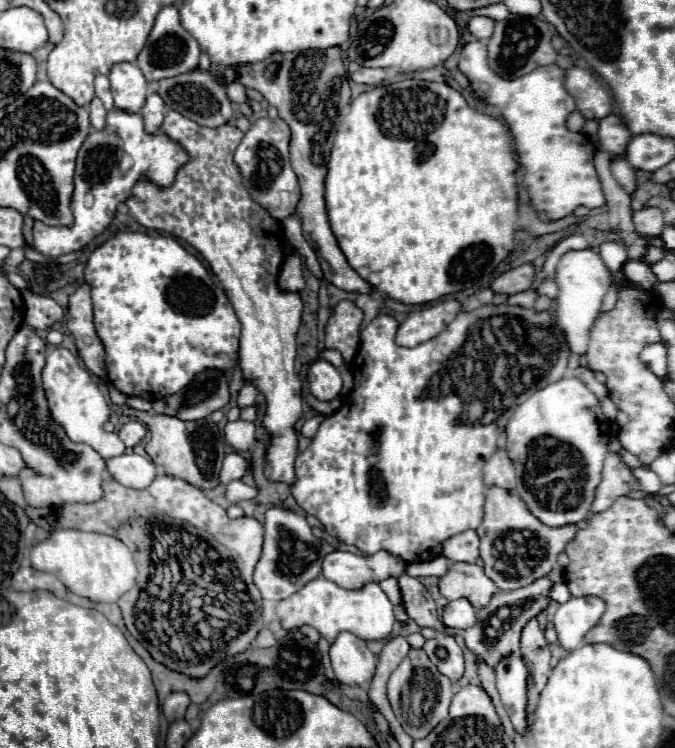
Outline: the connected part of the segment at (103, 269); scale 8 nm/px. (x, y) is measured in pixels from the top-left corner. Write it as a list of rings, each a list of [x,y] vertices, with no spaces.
[[[117,233],[91,253],[85,267],[85,281],[91,285],[95,329],[105,349],[107,377],[123,395],[155,401],[181,391],[205,369],[229,371],[235,367],[241,323],[219,281],[173,237]]]

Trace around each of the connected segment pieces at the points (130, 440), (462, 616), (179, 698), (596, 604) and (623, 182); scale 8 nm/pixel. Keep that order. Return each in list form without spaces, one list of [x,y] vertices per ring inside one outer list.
[[[129,421],[129,423],[125,423],[125,425],[119,429],[117,435],[119,435],[119,439],[121,439],[127,447],[135,447],[137,443],[143,441],[145,433],[147,433],[147,427],[145,427],[143,423],[139,423],[139,421]]]
[[[463,597],[449,601],[443,609],[443,623],[451,629],[469,629],[475,625],[475,607]]]
[[[173,691],[173,693],[169,693],[169,695],[165,697],[163,715],[167,717],[169,723],[179,721],[179,719],[183,719],[185,709],[189,707],[189,703],[191,703],[191,699],[189,699],[187,693],[183,693],[183,691]]]
[[[571,597],[567,603],[559,605],[555,613],[555,629],[559,635],[559,645],[573,651],[583,645],[585,633],[601,619],[605,611],[605,601],[601,597]]]
[[[613,157],[613,177],[617,183],[631,195],[637,189],[637,175],[635,169],[623,159],[623,157]]]

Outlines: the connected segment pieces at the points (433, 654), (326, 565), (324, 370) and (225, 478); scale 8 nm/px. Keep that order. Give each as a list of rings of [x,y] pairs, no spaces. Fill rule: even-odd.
[[[439,635],[437,639],[425,641],[423,649],[429,653],[429,659],[437,665],[439,673],[457,683],[463,677],[463,651],[451,635]]]
[[[333,551],[323,561],[323,577],[343,589],[361,589],[367,583],[381,583],[389,577],[401,577],[407,563],[389,551],[373,555],[355,555],[349,551]]]
[[[317,359],[311,363],[307,371],[307,381],[309,381],[309,391],[319,401],[335,399],[343,385],[339,371],[329,361],[323,361],[323,359]]]
[[[229,453],[223,461],[223,467],[219,471],[219,483],[227,485],[233,479],[241,479],[249,471],[247,461],[239,453]]]

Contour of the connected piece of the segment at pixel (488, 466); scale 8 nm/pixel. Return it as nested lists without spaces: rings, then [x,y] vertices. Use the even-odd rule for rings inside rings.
[[[499,449],[483,467],[485,487],[503,487],[515,493],[515,467],[507,457],[505,449]]]

